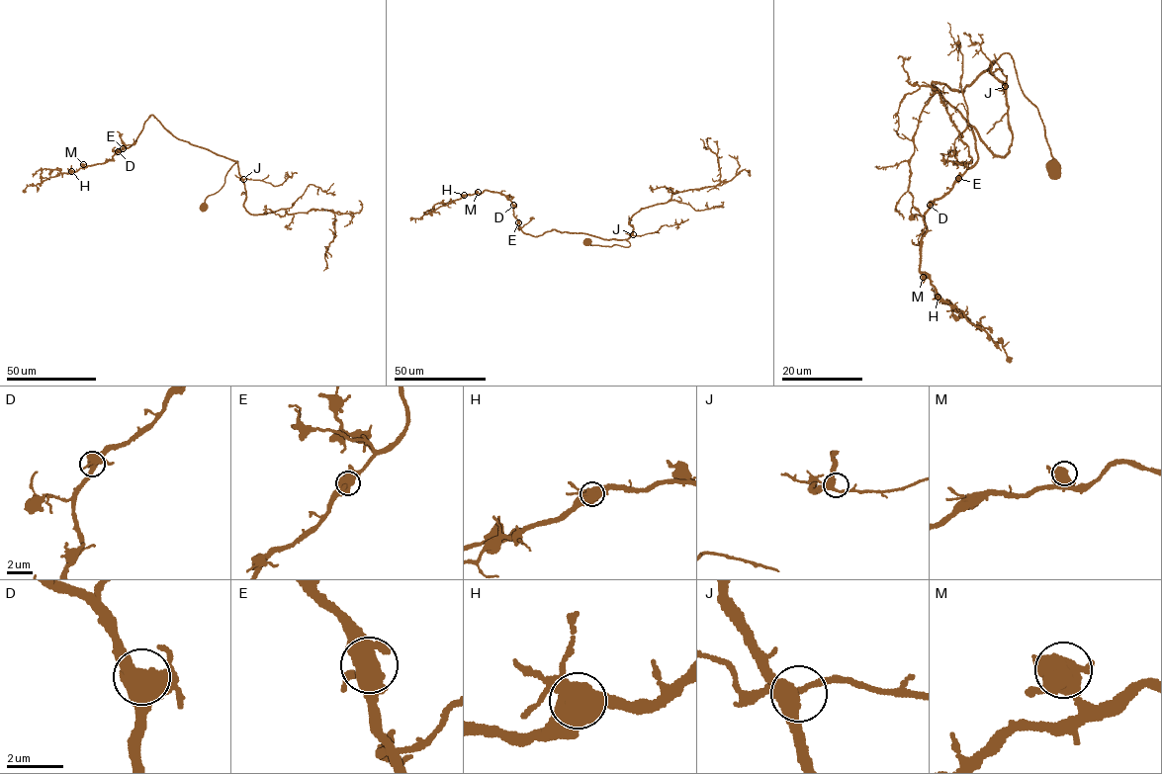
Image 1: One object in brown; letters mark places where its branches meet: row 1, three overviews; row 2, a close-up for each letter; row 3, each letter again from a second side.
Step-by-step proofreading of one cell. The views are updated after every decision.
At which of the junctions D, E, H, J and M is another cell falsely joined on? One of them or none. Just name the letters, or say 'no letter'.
no letter

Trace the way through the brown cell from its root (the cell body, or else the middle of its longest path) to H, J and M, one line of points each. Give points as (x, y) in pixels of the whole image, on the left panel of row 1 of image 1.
H: (204, 206), (237, 160), (177, 138), (152, 115), (135, 140), (112, 159), (71, 171)
J: (204, 206), (208, 196), (223, 186), (227, 172), (237, 161), (233, 160), (243, 179)
M: (204, 206), (237, 160), (177, 138), (152, 115), (135, 140), (112, 159), (83, 164)

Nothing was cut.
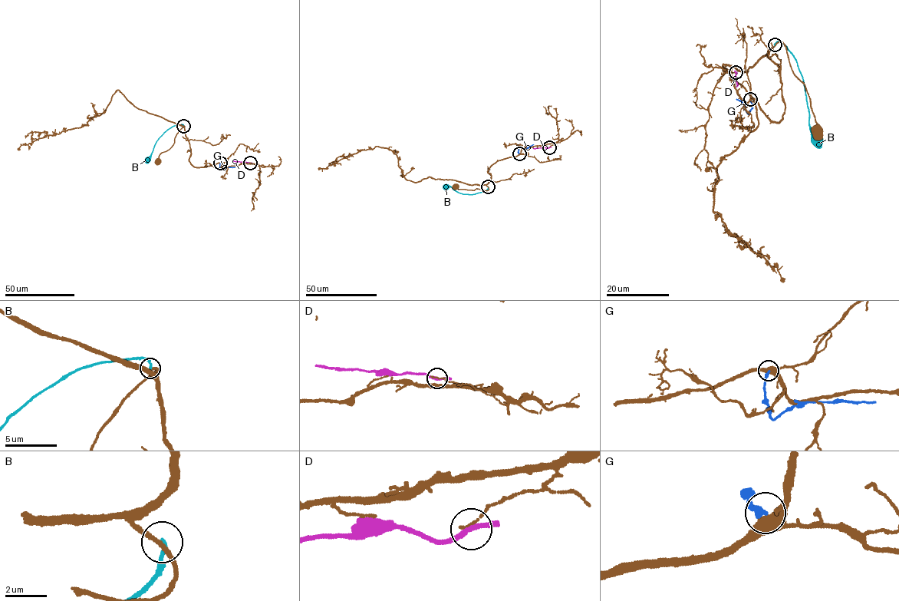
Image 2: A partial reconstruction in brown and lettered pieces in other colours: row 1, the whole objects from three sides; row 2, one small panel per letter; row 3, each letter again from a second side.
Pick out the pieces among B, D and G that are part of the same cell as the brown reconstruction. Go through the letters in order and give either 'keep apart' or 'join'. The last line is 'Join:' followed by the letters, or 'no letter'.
B: keep apart
D: keep apart
G: keep apart
Join: no letter

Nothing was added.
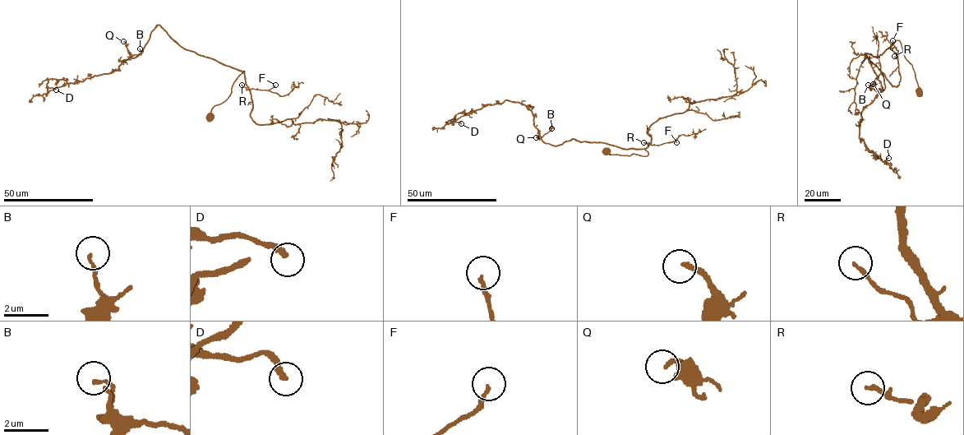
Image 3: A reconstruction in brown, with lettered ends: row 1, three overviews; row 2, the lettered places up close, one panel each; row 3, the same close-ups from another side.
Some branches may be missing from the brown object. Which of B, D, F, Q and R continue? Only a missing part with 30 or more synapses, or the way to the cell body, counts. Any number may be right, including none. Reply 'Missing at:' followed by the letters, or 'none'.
Missing at: Q

